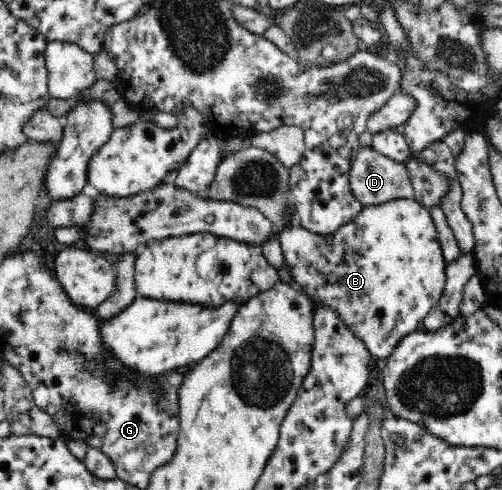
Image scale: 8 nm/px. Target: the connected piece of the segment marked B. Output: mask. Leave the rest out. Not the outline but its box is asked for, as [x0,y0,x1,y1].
[280,198,447,359]

